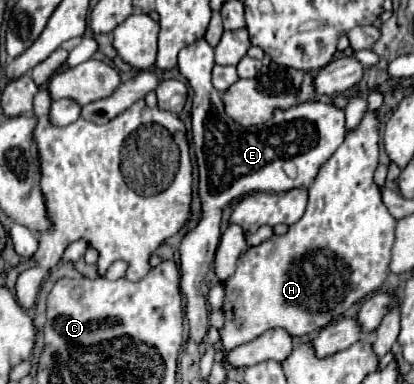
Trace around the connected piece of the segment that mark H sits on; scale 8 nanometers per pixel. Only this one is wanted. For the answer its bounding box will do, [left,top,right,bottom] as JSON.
[219,110,395,350]

